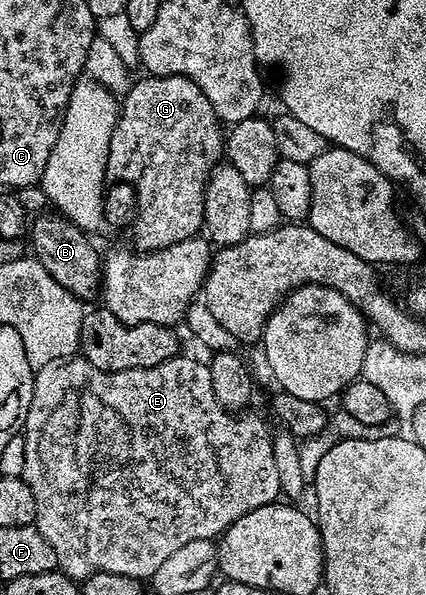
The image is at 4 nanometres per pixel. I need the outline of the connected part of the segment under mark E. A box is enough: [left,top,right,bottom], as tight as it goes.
[22,355,281,579]

